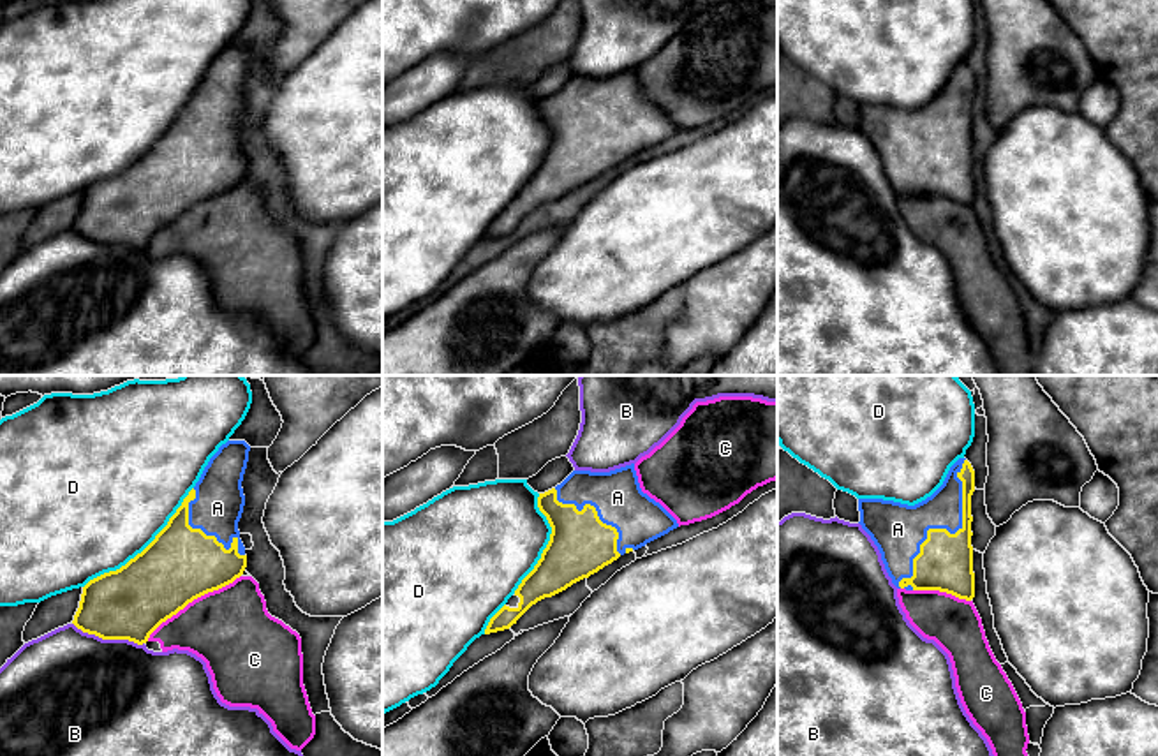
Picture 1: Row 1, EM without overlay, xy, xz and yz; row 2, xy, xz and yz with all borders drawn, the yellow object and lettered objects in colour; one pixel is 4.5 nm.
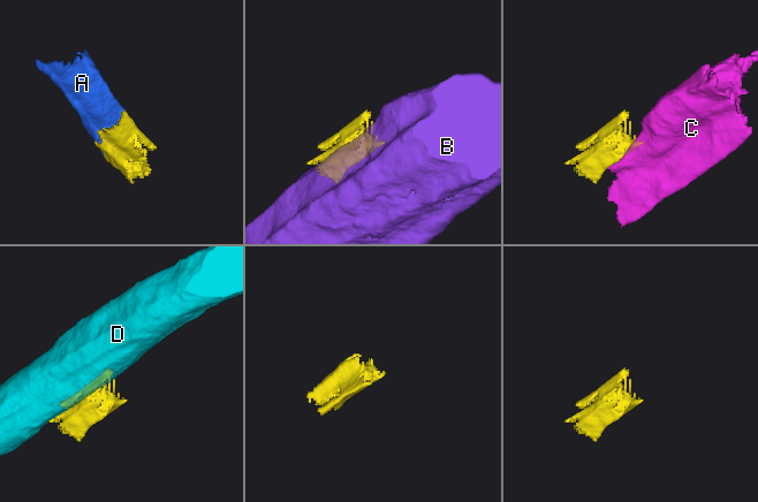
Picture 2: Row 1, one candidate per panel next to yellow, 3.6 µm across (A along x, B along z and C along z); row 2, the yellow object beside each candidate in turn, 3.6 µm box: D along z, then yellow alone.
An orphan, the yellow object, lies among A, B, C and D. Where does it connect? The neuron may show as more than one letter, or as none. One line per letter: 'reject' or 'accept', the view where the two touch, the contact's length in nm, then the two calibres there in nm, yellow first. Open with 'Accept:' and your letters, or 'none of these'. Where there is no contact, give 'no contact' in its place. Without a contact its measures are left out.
Accept: A
A: accept; meets yellow in yz; contact 650 nm long; 260 nm thick on the yellow side, 240 nm on the other
B: reject; meets yellow in xy; contact 340 nm long; 320 nm thick on the yellow side, 500 nm on the other
C: reject; meets yellow in xy; contact 550 nm long; 340 nm thick on the yellow side, 380 nm on the other
D: reject; meets yellow in xy; contact 700 nm long; 340 nm thick on the yellow side, 500 nm on the other

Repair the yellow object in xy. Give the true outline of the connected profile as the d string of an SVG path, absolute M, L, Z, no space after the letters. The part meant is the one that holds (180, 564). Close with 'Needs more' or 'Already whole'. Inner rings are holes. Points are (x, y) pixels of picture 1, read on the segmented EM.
M245 441L222 444L155 539L120 569L83 587L72 620L78 629L143 645L189 603L243 574L238 522L249 451Z. Needs more

